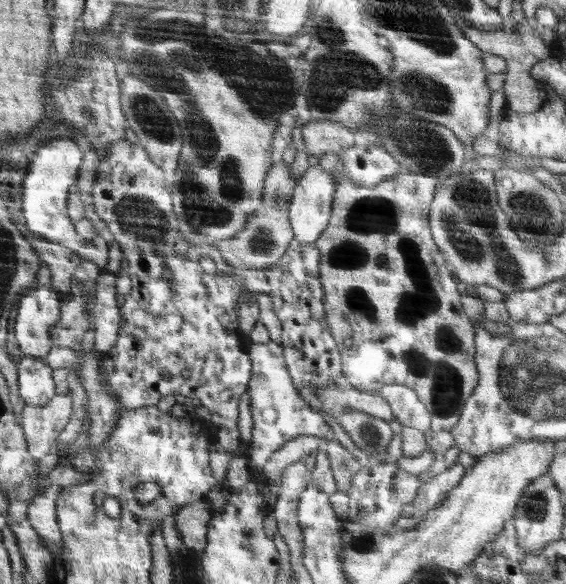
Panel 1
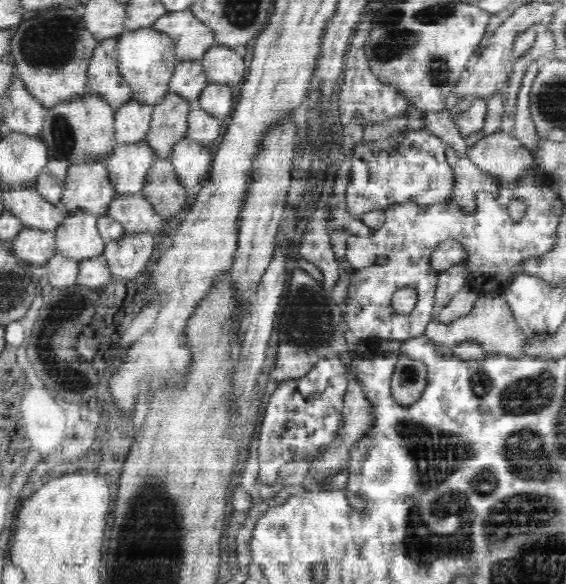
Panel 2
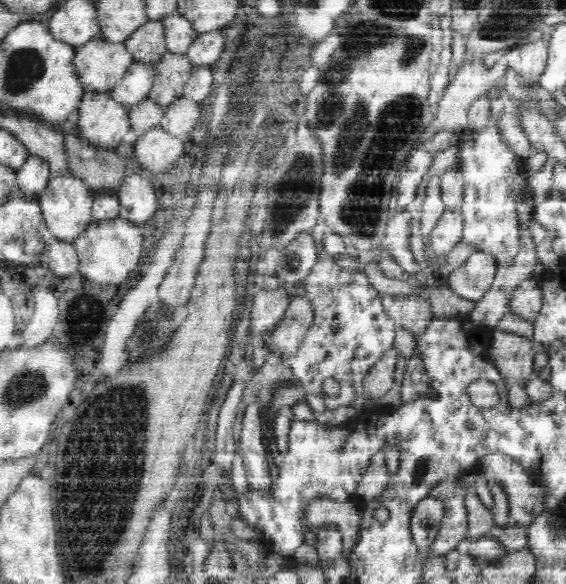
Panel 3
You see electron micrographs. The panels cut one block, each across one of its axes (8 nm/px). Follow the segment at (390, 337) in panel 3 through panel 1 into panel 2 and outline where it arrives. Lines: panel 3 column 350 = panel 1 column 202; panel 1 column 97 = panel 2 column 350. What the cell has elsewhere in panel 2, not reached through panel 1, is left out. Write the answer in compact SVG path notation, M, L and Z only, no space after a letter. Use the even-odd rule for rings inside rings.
M407 129L384 140L358 142L352 150L352 176L346 190L348 212L364 214L368 210L382 210L386 202L406 202L406 198L414 198L414 202L420 204L458 200L459 195L454 193L454 169L446 161L446 147L447 144L441 138L424 129Z

